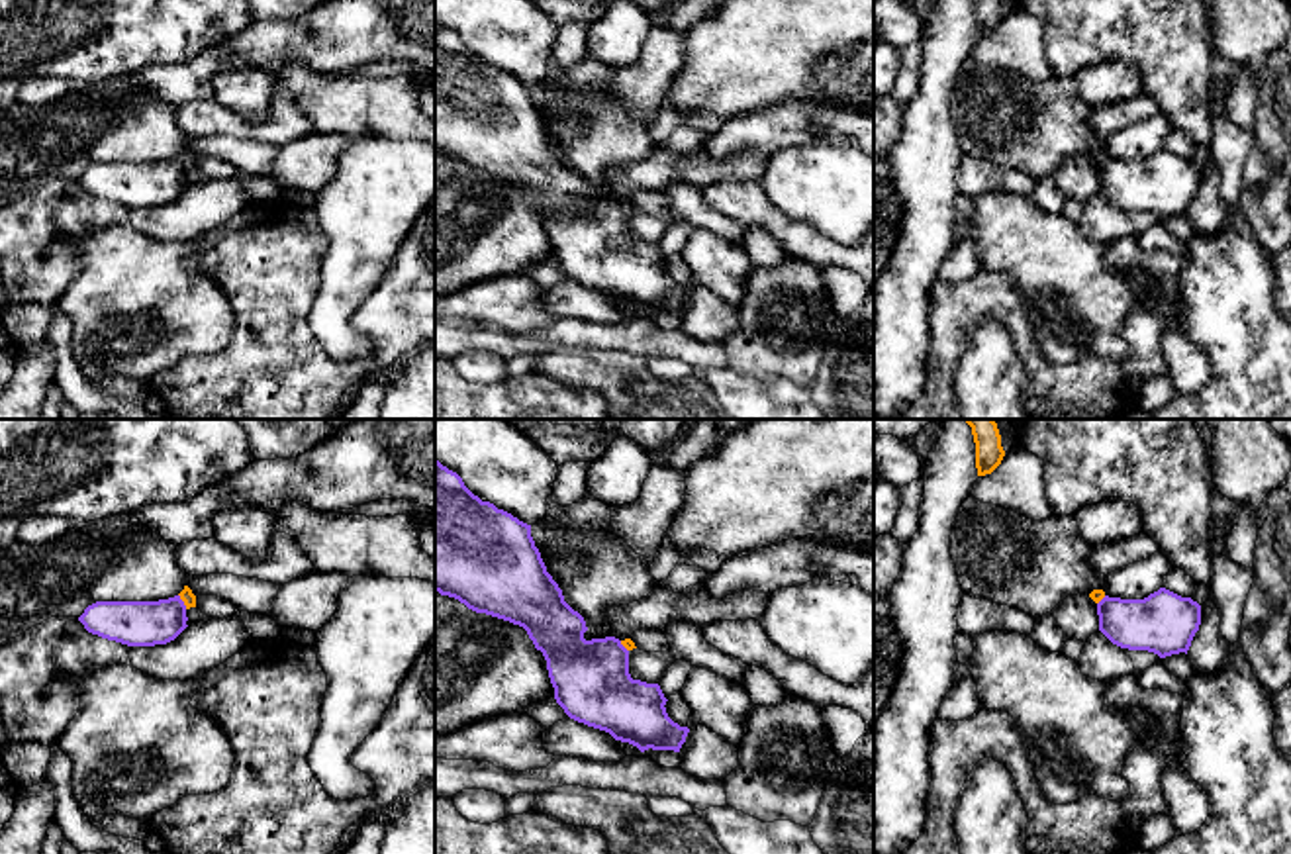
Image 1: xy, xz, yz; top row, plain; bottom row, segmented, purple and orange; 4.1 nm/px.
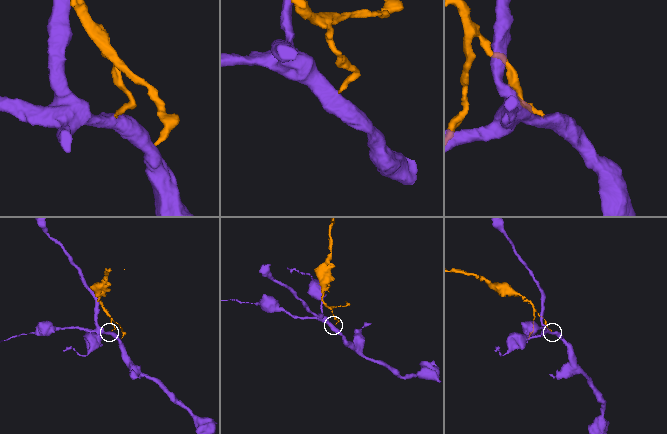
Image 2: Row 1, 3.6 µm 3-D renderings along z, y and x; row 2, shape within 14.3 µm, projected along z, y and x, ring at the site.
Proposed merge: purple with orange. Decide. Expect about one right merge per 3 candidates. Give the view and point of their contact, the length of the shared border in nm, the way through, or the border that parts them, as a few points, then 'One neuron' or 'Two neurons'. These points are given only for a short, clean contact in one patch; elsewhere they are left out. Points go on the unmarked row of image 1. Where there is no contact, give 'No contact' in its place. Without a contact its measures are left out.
Touches purple at xy (183, 163). Shared border 70 nm. Boundary: xy (179, 155), (187, 169). Two neurons

